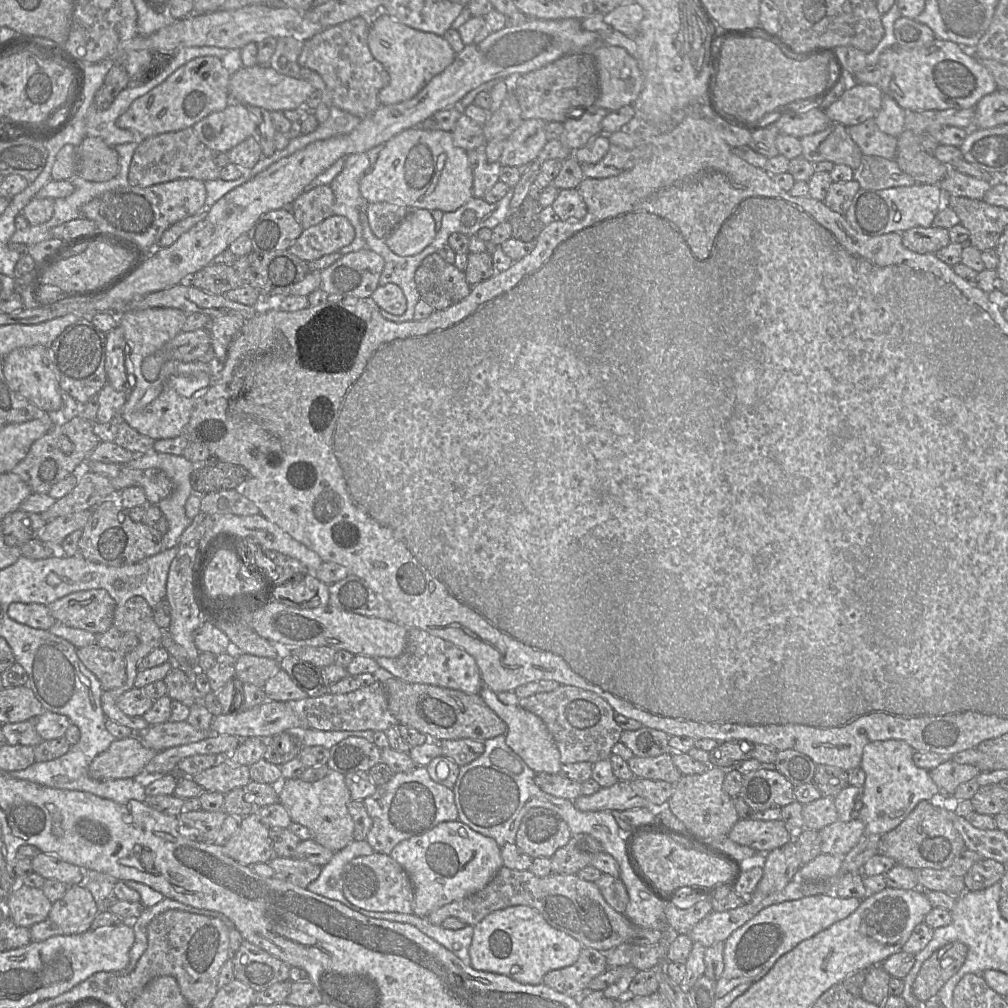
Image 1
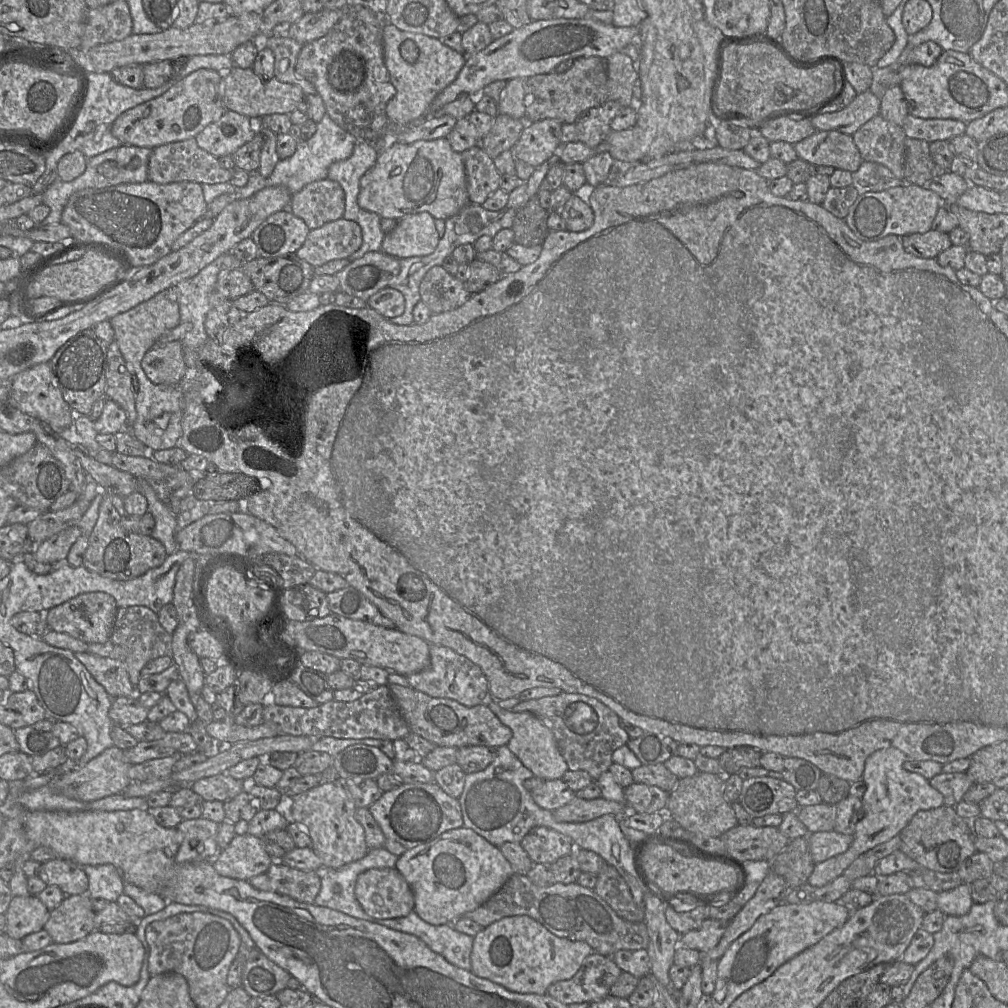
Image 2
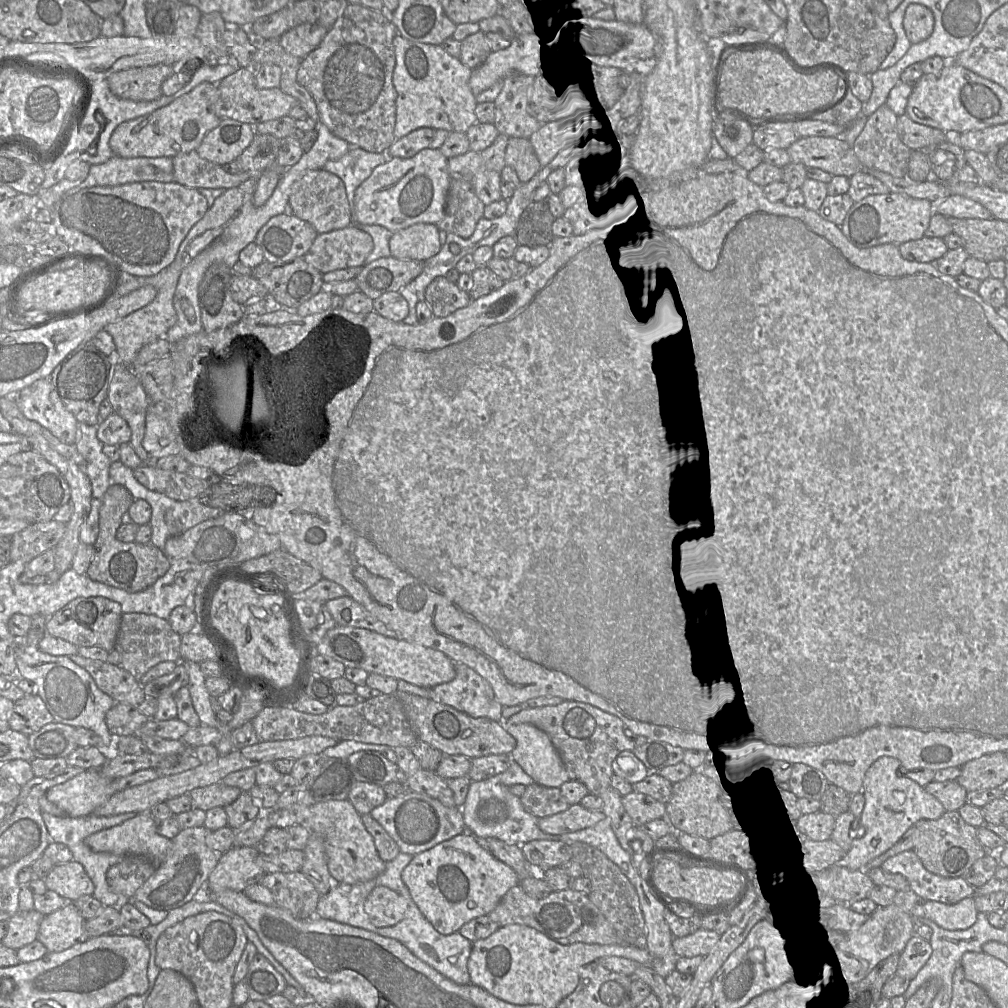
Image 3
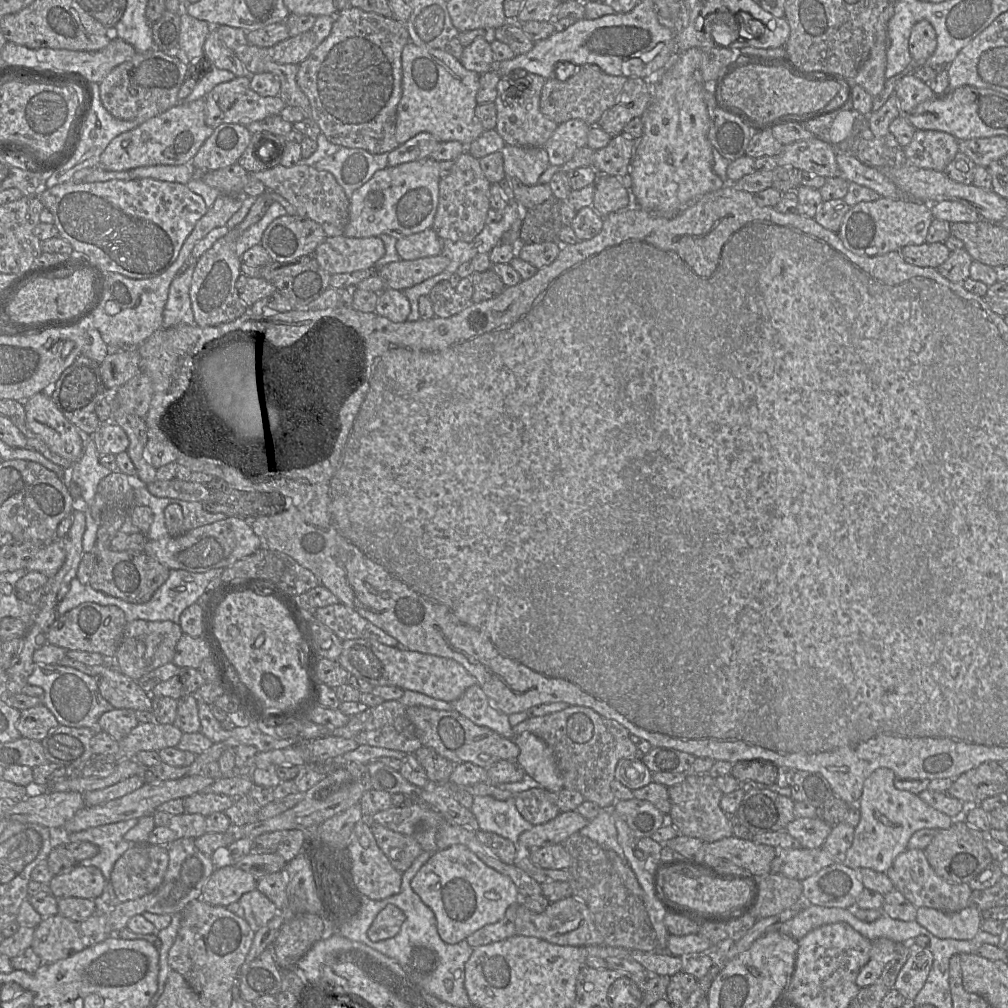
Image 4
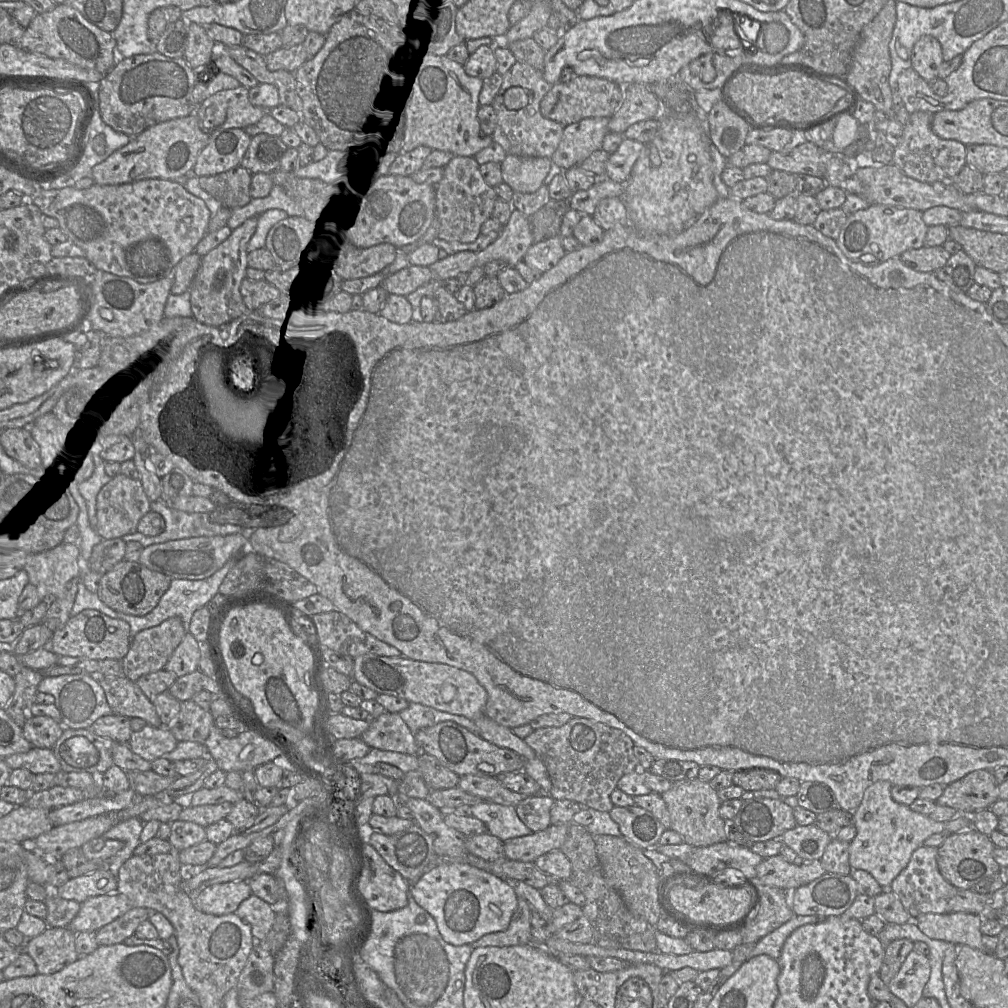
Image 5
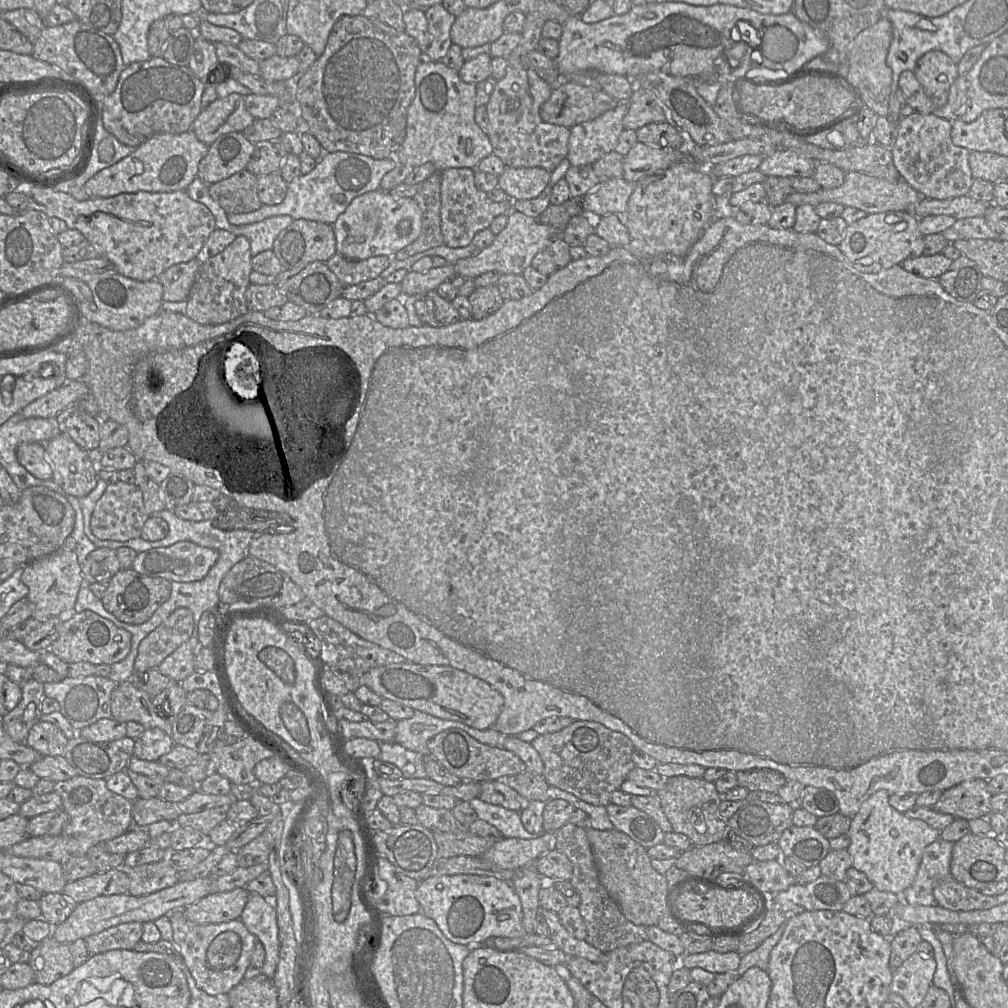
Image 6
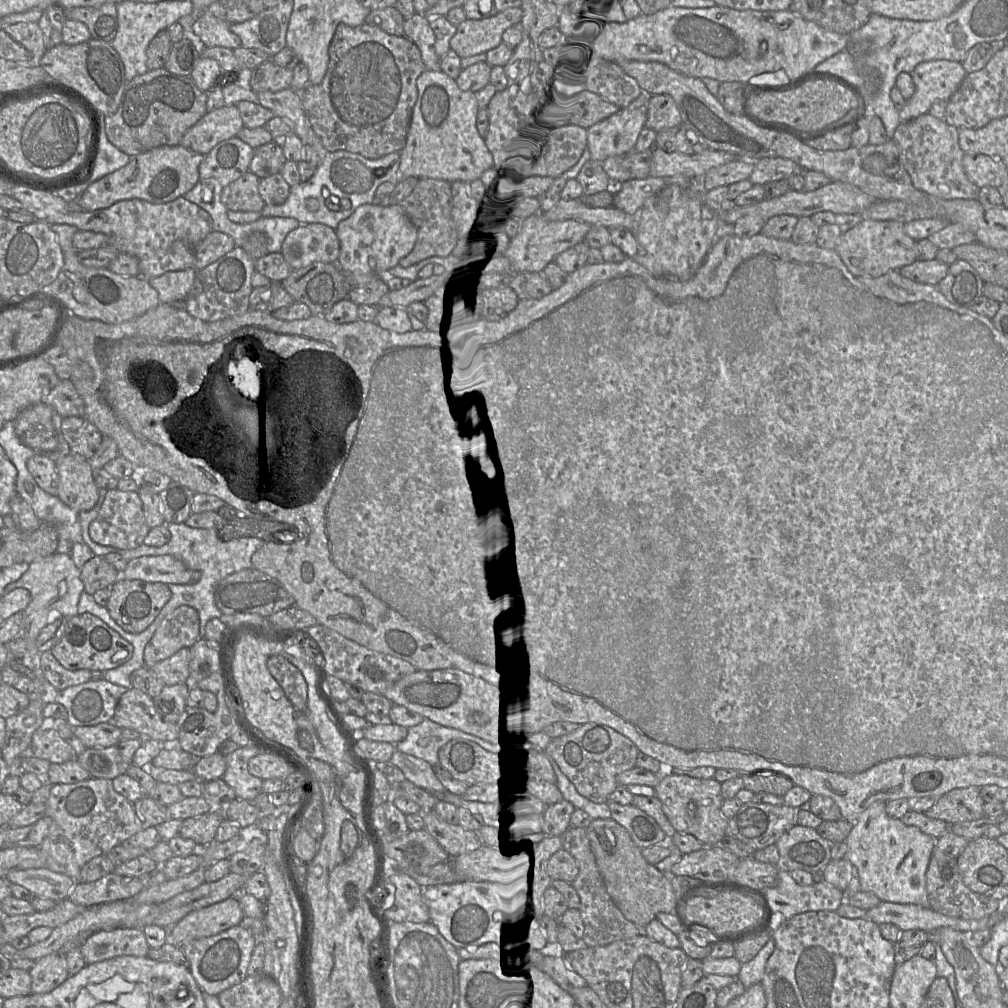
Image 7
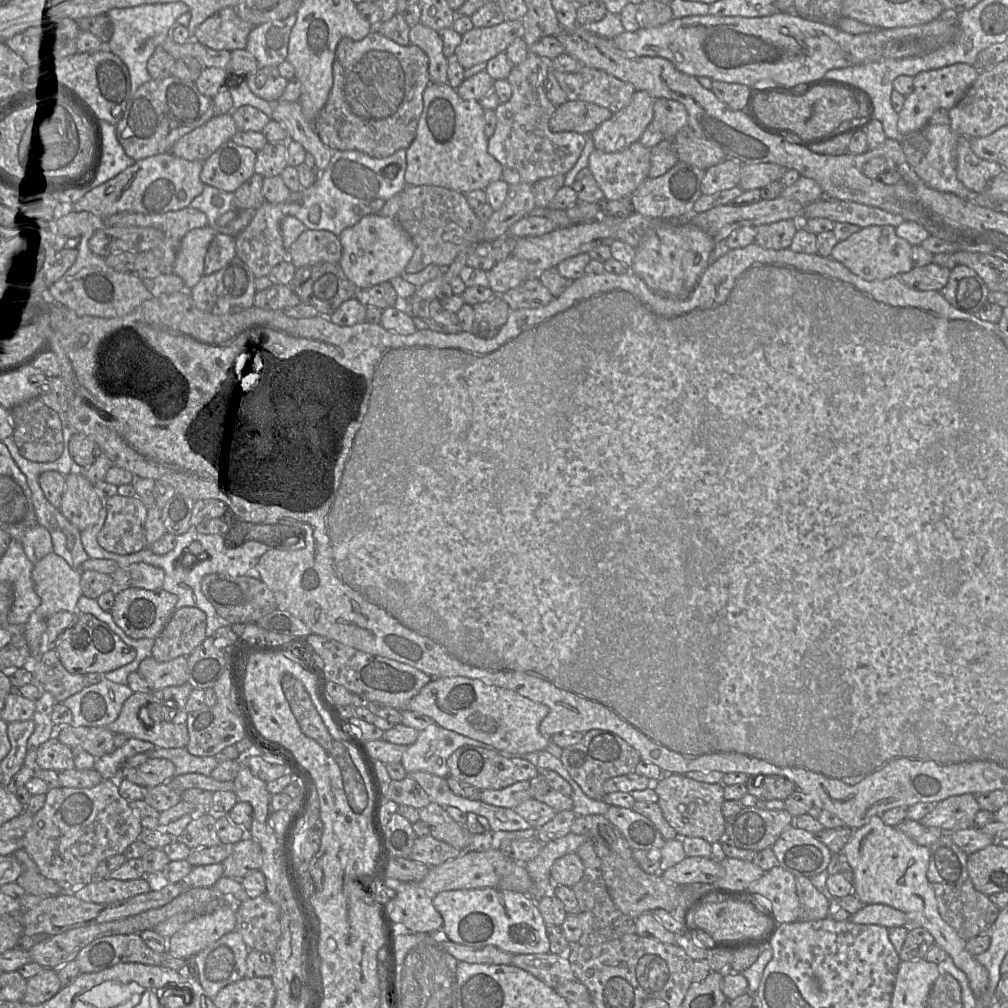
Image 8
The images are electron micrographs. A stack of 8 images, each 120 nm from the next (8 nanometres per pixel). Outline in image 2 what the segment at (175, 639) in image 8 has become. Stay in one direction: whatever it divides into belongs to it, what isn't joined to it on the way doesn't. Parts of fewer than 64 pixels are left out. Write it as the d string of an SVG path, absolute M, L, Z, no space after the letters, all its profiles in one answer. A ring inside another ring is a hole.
M146 606L118 608L111 642L127 650L125 665L132 685L136 688L141 677L141 670L152 660L172 657L172 635L166 632L158 620L158 615Z

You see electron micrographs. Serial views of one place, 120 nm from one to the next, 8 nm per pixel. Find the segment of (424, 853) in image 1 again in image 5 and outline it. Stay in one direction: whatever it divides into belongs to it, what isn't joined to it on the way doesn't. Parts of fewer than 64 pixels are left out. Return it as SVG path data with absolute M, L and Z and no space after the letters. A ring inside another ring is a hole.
M468 863L439 865L410 889L416 903L435 919L442 938L455 946L471 945L485 934L506 930L518 903L513 886L505 879Z

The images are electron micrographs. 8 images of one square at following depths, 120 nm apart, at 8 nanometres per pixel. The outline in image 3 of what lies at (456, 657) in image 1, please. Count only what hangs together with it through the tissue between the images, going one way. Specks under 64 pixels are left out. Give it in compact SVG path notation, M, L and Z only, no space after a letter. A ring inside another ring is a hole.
M454 663L454 666L456 672L455 678L450 682L442 683L430 688L430 699L449 705L471 717L486 717L500 723L503 706L496 699L489 682L475 670L463 663Z

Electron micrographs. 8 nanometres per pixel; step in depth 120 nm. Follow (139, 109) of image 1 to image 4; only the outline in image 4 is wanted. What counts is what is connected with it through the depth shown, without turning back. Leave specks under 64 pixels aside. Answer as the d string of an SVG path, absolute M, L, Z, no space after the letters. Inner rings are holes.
M205 99L178 102L132 130L113 138L100 156L98 166L107 171L125 171L142 166L190 163L213 129L205 123Z

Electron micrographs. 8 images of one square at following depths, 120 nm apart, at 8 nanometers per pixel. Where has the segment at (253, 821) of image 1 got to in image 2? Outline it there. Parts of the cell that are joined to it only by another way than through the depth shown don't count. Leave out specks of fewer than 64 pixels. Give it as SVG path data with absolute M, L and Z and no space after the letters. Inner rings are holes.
M240 830L230 844L219 851L213 866L221 876L249 881L266 873L273 861L261 838Z

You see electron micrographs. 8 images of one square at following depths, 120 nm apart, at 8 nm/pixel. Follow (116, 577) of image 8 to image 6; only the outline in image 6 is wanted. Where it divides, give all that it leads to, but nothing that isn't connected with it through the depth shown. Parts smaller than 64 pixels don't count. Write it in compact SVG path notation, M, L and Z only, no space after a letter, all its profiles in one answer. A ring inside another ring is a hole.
M181 541L138 553L131 568L139 574L170 582L194 582L203 579L218 558L215 549Z

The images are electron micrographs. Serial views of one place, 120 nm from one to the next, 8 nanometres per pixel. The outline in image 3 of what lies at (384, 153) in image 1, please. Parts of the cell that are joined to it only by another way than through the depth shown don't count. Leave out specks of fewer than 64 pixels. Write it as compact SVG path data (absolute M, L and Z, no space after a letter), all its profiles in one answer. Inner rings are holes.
M424 149L415 156L406 159L393 157L390 161L377 166L355 190L356 222L364 225L383 226L393 233L419 223L437 225L444 218L450 182L448 158L441 153L440 149Z

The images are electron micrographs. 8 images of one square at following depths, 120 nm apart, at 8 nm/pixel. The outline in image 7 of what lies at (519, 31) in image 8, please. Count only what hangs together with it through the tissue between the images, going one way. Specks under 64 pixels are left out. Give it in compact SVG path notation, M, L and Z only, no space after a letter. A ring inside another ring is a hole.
M513 7L490 18L466 19L457 26L450 41L450 48L460 58L487 53L502 43L503 33L520 23L522 15L521 7Z

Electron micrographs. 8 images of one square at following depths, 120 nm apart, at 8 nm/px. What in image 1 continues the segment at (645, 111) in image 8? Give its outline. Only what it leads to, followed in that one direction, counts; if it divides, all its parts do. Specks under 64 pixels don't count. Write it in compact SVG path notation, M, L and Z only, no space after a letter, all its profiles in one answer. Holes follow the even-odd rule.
M541 119L524 120L505 140L499 159L501 166L530 165L548 141L546 122Z

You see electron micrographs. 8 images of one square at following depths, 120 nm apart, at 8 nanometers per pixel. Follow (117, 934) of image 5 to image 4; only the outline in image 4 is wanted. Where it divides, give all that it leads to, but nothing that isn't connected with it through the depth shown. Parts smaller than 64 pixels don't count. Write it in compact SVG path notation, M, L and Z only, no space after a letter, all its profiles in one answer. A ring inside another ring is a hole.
M178 838L167 846L168 868L160 886L152 893L138 899L107 905L108 935L126 928L129 919L143 912L169 914L182 912L193 900L201 898L202 888L216 868L216 859L202 853L195 846L195 839Z

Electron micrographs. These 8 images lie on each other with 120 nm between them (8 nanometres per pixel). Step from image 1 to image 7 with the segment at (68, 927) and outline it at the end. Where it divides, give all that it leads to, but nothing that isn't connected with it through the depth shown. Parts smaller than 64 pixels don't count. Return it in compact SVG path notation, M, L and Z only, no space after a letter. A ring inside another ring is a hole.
M51 953L37 959L29 973L31 992L35 994L52 991L70 976L62 953Z

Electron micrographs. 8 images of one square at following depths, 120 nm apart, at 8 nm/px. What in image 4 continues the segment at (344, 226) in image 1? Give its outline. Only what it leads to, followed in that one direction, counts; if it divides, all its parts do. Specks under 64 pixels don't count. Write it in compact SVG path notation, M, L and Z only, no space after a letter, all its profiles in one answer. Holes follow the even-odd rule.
M327 237L313 256L320 267L331 275L352 273L372 267L385 254L379 237Z

